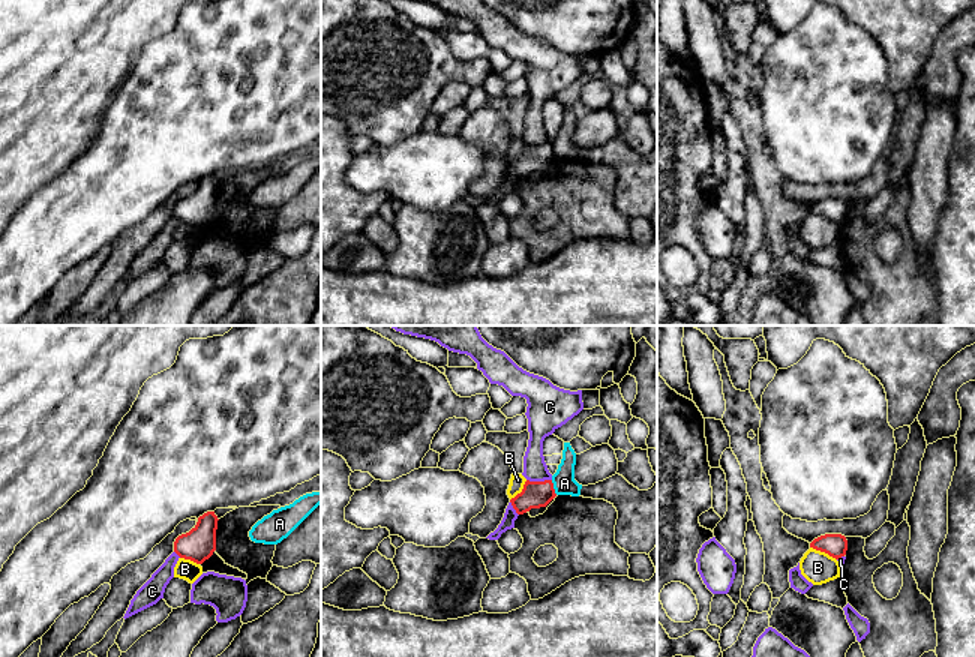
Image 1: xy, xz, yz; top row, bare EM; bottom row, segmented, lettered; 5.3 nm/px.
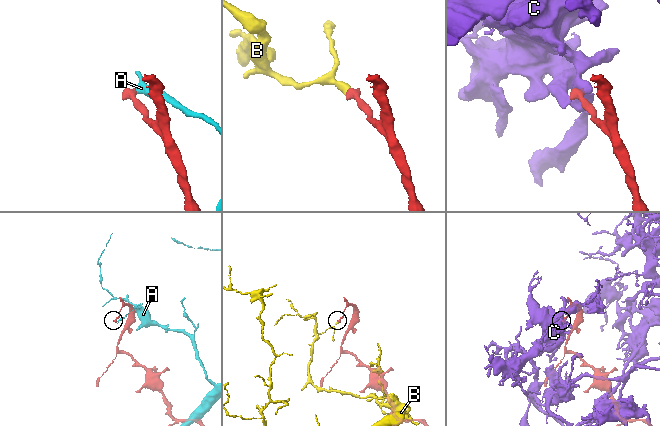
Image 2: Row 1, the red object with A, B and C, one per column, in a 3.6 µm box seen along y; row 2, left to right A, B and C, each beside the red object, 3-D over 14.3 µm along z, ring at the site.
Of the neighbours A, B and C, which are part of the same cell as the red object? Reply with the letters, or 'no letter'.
no letter

